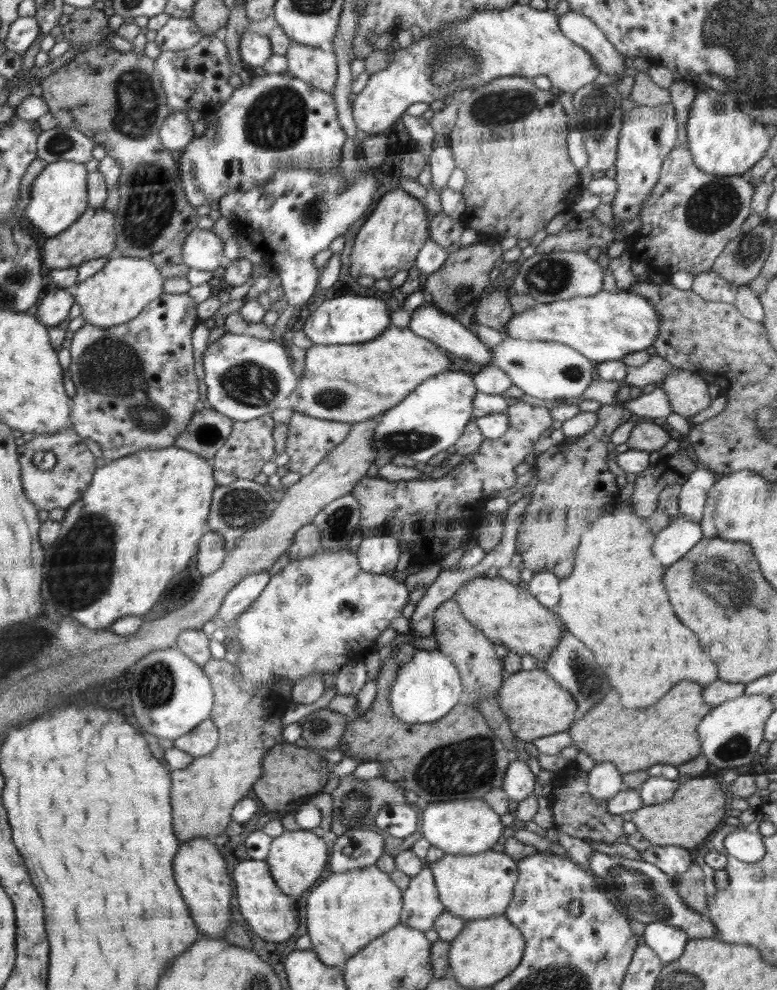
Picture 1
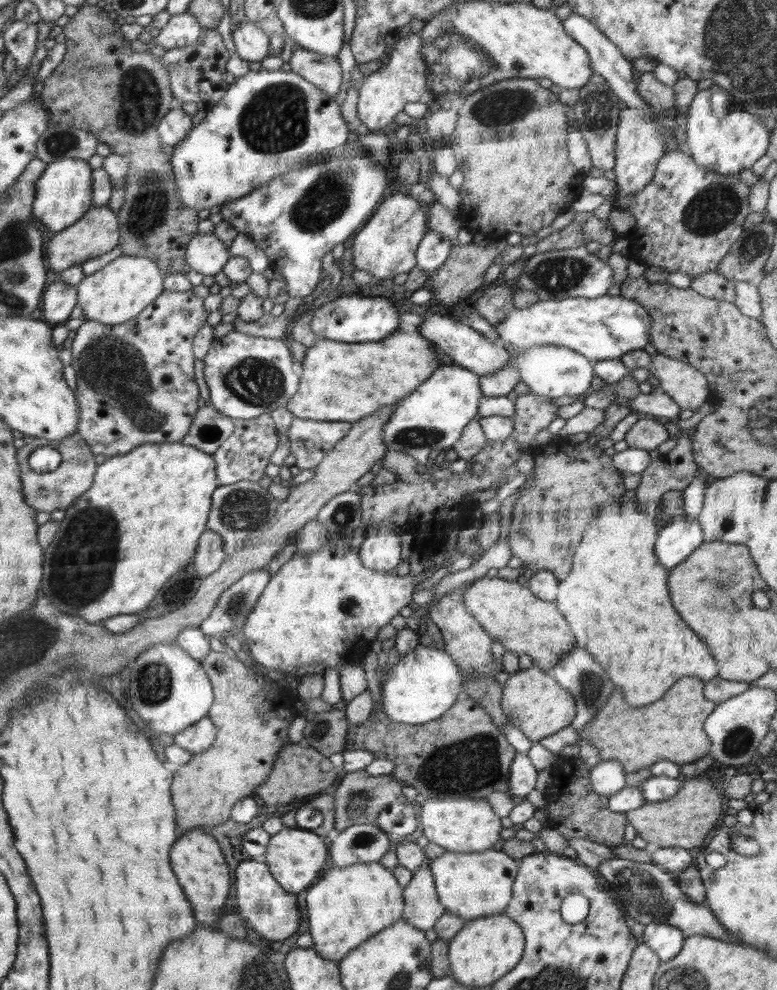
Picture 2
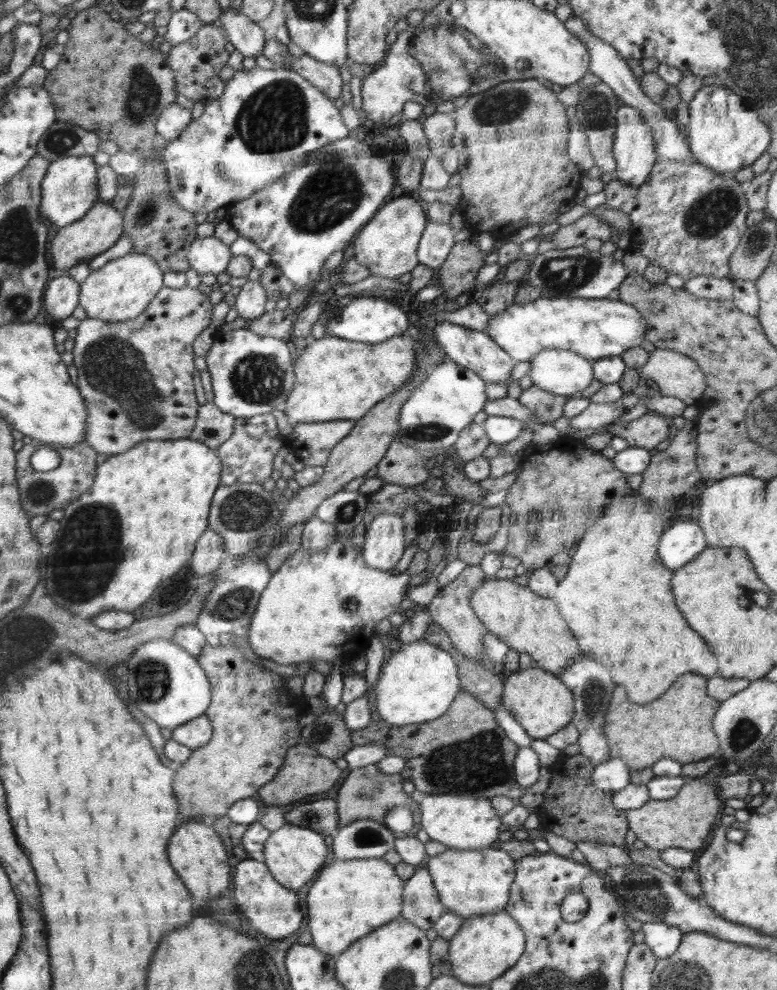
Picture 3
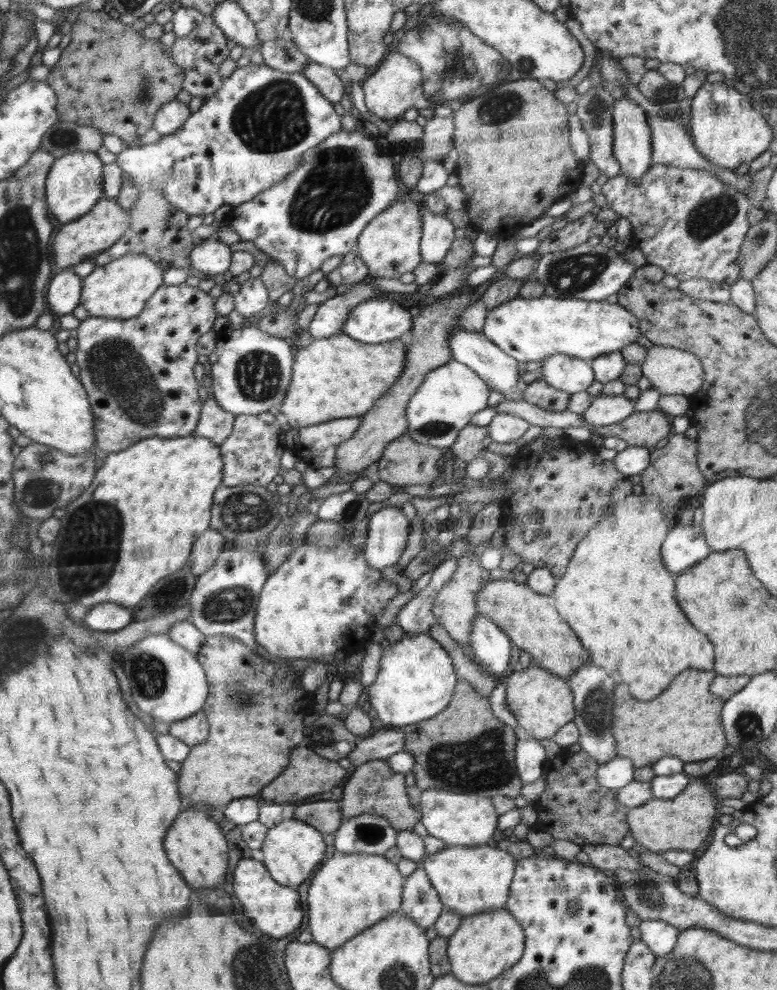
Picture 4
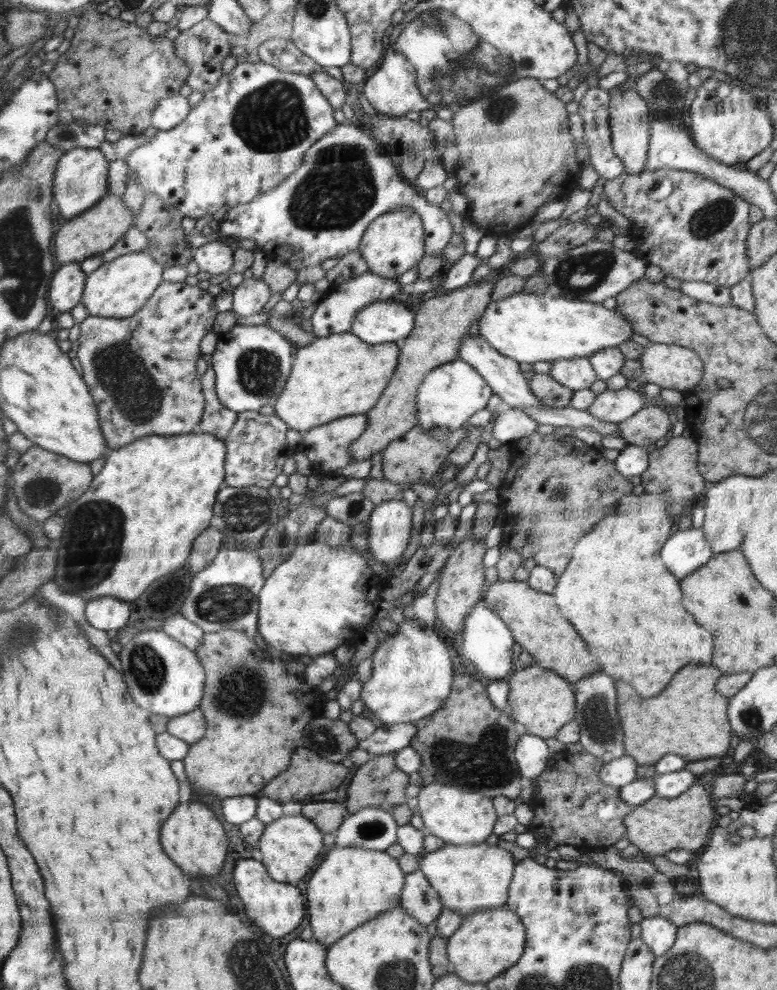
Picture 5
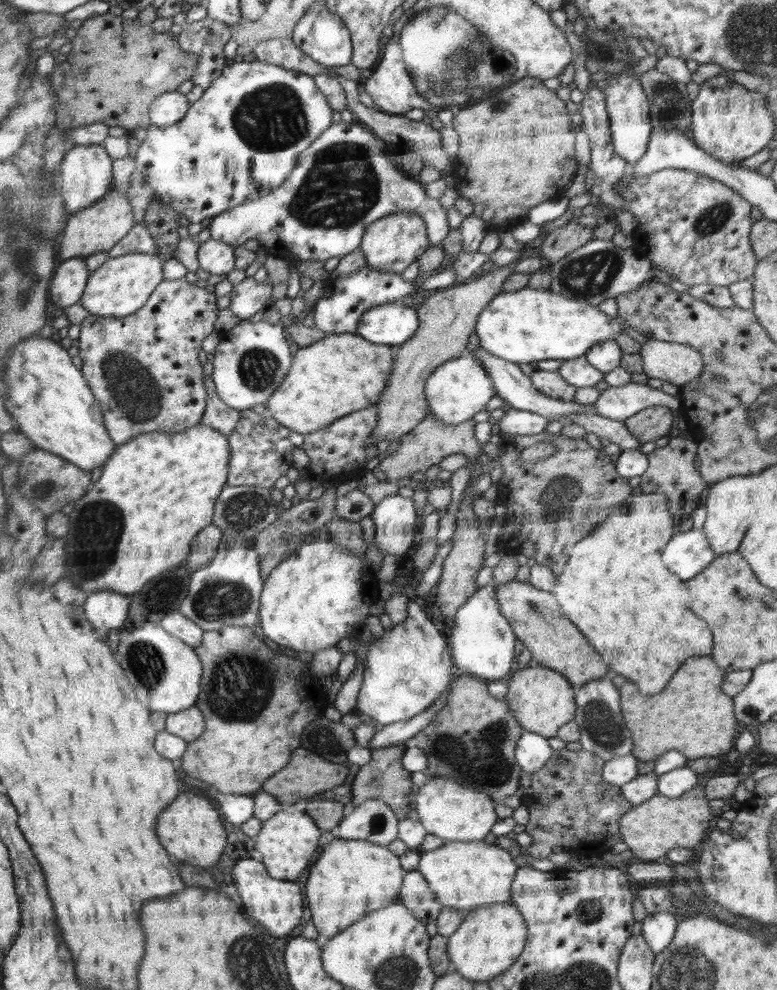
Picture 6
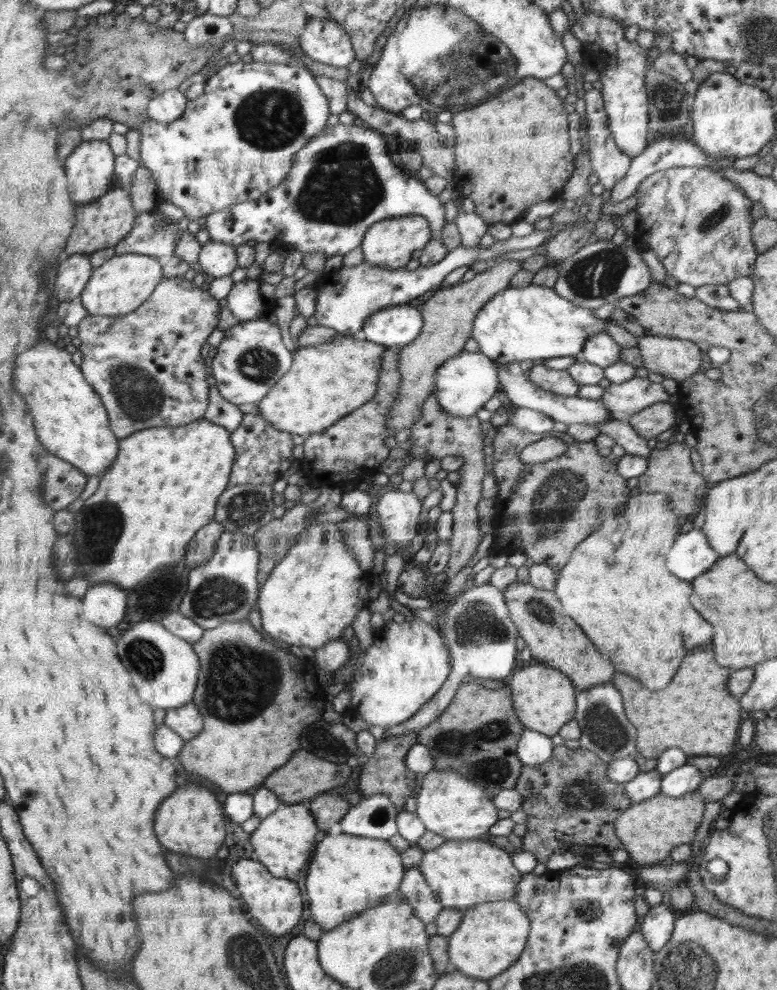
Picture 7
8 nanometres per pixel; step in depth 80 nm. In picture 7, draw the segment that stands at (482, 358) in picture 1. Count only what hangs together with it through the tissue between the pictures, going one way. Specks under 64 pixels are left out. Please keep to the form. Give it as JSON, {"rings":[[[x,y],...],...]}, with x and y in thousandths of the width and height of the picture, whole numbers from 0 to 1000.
{"rings":[[[644,370],[641,371],[642,394],[651,398],[651,402],[662,411],[680,412],[692,415],[710,421],[714,425],[726,426],[728,429],[752,427],[767,428],[772,425],[781,425],[786,422],[784,414],[777,411],[775,404],[749,403],[744,400],[731,401],[713,398],[707,394],[698,394],[691,388],[687,388],[677,382],[677,379],[669,376],[664,371]]]}

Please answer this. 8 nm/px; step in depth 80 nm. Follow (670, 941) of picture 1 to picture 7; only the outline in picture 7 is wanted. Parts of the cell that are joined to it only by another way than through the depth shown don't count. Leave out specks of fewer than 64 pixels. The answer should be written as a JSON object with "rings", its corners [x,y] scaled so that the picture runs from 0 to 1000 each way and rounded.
{"rings":[[[860,912],[835,917],[830,926],[824,928],[824,941],[833,956],[844,964],[861,951],[873,924]]]}

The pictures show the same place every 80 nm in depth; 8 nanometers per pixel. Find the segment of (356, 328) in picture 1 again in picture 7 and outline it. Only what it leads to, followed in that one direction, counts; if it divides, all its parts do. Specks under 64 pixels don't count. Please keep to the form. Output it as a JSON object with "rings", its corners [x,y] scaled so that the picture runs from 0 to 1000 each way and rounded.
{"rings":[[[525,307],[510,308],[472,319],[462,339],[495,352],[516,353],[538,341],[543,328],[541,314]]]}

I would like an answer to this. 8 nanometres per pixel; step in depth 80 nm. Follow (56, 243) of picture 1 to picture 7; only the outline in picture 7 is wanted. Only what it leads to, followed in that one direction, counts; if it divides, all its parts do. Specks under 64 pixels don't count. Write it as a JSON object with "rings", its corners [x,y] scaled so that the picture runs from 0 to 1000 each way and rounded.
{"rings":[[[144,189],[136,196],[118,205],[100,208],[98,221],[94,234],[85,246],[85,253],[75,261],[76,266],[82,265],[95,257],[117,258],[133,251],[148,249],[172,230],[178,217],[171,211],[166,191]]]}

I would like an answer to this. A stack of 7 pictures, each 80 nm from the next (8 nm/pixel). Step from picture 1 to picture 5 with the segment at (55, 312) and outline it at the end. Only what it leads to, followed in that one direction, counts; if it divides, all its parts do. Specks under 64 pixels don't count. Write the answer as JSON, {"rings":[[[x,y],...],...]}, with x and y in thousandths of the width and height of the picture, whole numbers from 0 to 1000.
{"rings":[[[103,264],[72,270],[64,284],[62,305],[69,313],[89,315],[107,303],[111,291],[112,276],[106,272]]]}

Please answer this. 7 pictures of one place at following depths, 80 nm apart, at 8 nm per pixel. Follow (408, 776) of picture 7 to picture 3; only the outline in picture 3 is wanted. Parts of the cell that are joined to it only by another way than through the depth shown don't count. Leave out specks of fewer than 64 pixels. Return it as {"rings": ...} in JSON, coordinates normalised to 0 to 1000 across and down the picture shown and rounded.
{"rings":[[[485,771],[452,779],[440,791],[435,800],[435,807],[431,809],[436,824],[435,829],[438,829],[435,835],[449,834],[456,830],[471,827],[493,829],[497,826],[497,822],[507,814],[520,813],[530,820],[533,828],[533,835],[530,835],[530,838],[523,844],[535,845],[535,841],[542,838],[541,814],[530,807],[528,802],[517,798],[519,789],[520,787],[514,781],[494,782],[485,775]]]}

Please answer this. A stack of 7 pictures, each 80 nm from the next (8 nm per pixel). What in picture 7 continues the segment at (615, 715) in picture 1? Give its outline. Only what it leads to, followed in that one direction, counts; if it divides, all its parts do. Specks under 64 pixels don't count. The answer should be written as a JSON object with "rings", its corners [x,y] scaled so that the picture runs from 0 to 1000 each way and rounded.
{"rings":[[[911,653],[885,661],[870,683],[847,699],[829,697],[824,689],[806,681],[786,685],[785,689],[801,702],[803,720],[820,737],[817,761],[846,767],[865,754],[878,756],[885,765],[924,765],[942,760],[956,727],[951,706],[936,696],[941,679],[936,673],[921,671],[916,653]]]}

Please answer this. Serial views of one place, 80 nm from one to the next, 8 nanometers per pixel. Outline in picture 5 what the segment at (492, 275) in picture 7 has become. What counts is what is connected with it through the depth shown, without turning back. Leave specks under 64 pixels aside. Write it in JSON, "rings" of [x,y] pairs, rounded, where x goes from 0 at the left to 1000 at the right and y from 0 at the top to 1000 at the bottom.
{"rings":[[[622,282],[596,290],[566,295],[547,304],[535,315],[533,333],[520,343],[510,375],[492,396],[490,403],[472,417],[472,433],[450,451],[456,466],[474,465],[480,459],[494,455],[505,445],[512,444],[535,430],[535,400],[546,382],[564,370],[580,366],[592,358],[592,347],[605,335],[605,328],[620,319],[625,308],[633,303],[633,285]]]}

